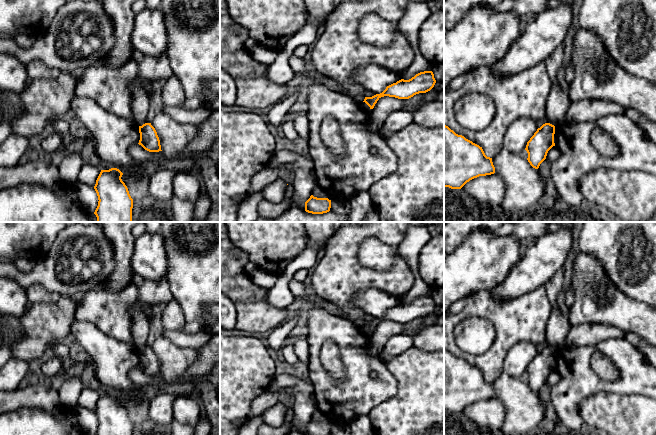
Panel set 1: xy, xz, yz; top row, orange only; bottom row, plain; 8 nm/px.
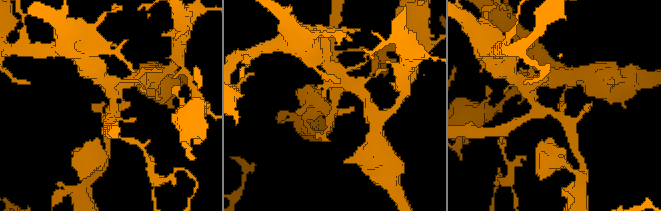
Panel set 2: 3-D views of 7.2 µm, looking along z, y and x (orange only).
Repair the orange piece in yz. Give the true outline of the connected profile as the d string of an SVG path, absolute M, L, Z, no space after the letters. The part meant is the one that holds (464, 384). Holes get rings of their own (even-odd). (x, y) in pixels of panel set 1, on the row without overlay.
M444 348L444 411L461 413L467 406L479 400L495 397L492 382L487 381L479 369L456 358Z

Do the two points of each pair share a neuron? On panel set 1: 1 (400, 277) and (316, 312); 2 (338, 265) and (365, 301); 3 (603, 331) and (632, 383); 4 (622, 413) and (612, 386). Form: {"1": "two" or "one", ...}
{"1": "two", "2": "two", "3": "two", "4": "two"}

